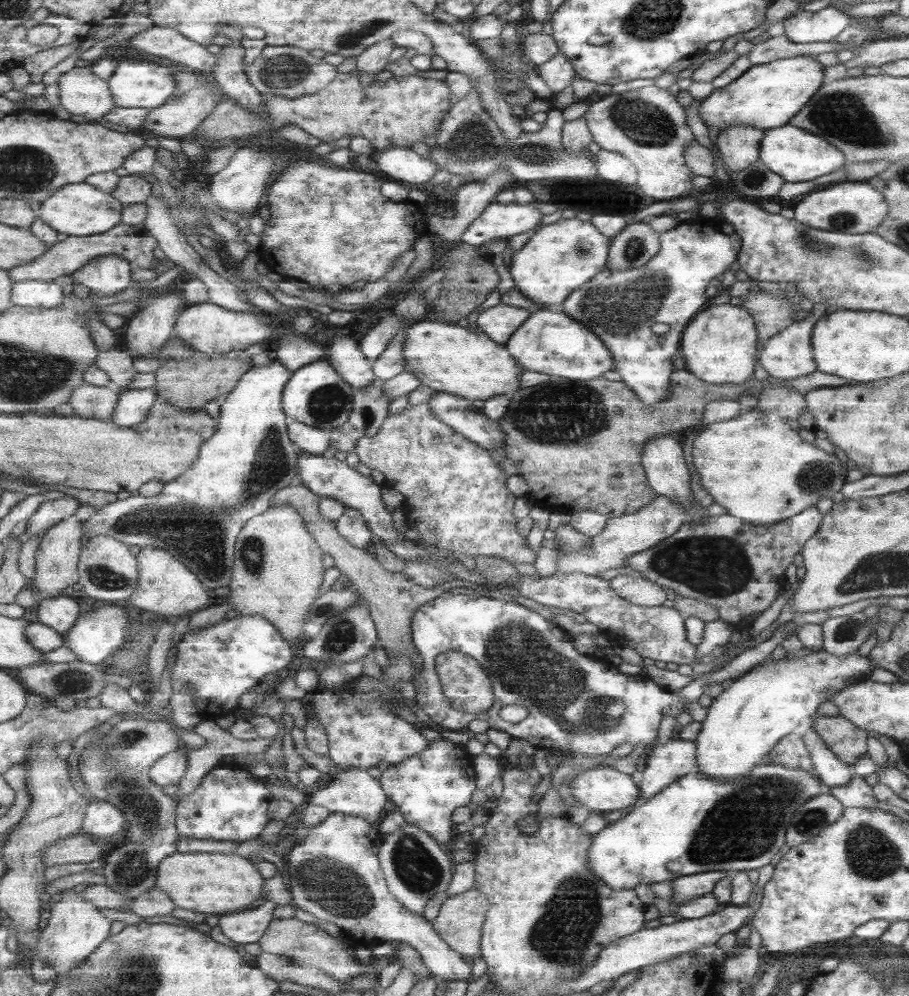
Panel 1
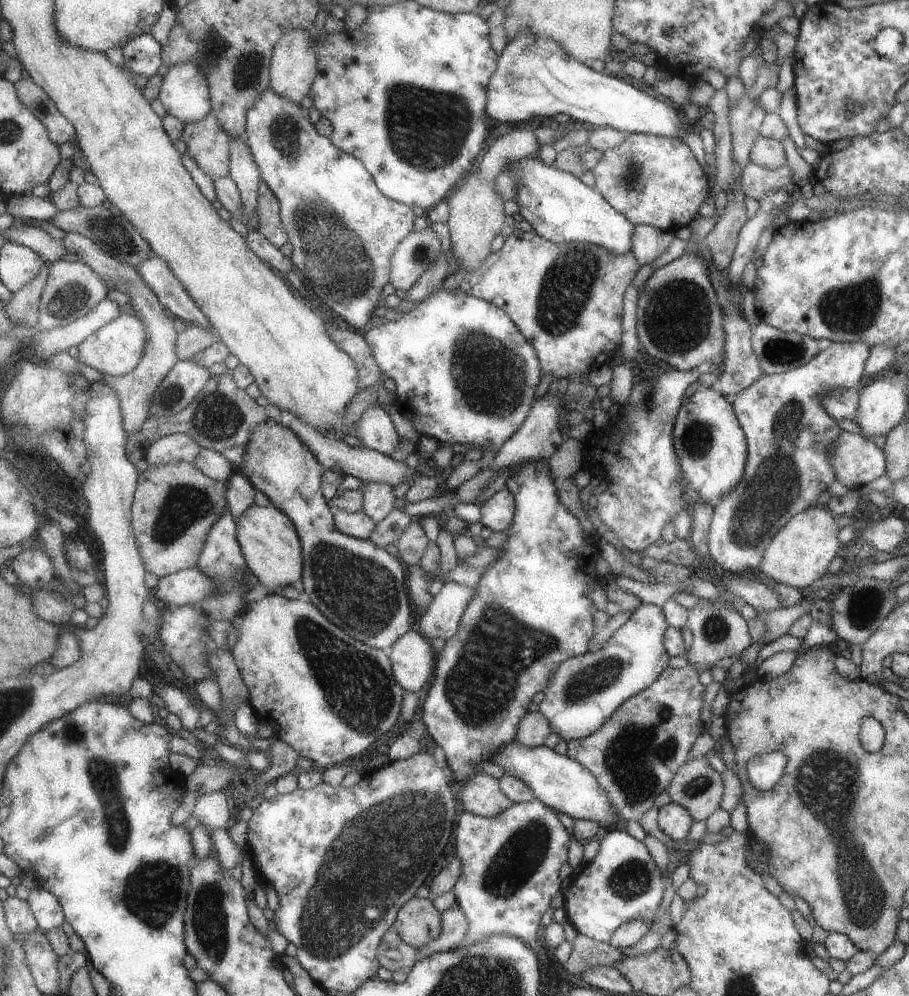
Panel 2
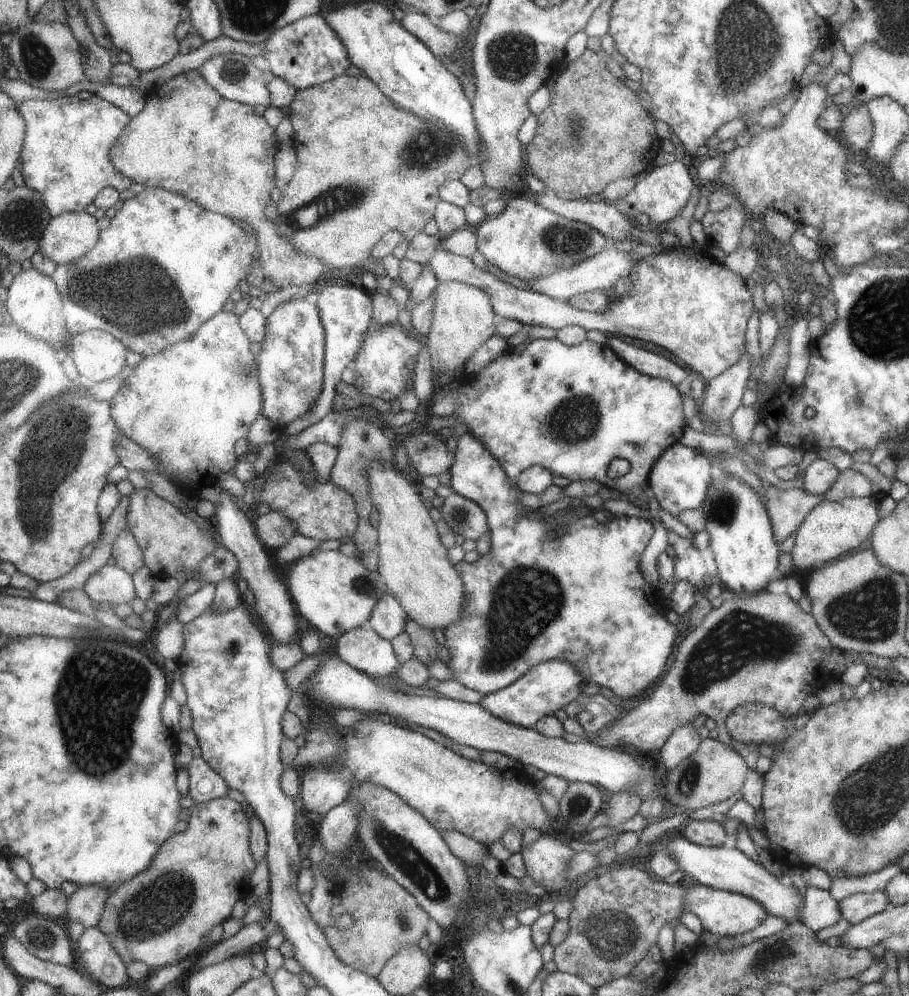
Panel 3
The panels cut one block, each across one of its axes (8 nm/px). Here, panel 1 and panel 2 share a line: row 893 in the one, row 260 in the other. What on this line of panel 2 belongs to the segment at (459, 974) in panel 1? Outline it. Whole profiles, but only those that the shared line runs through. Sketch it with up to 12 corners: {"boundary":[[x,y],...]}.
{"boundary":[[271,90],[247,140],[295,267],[364,332],[413,207]]}

